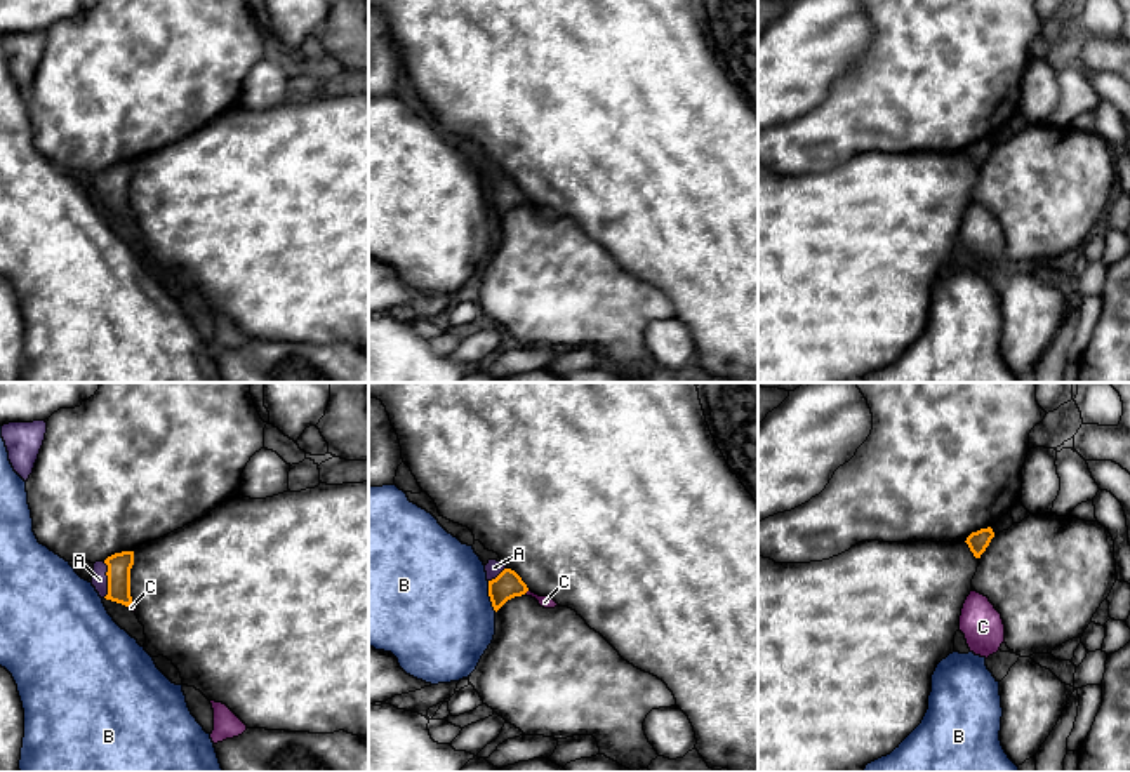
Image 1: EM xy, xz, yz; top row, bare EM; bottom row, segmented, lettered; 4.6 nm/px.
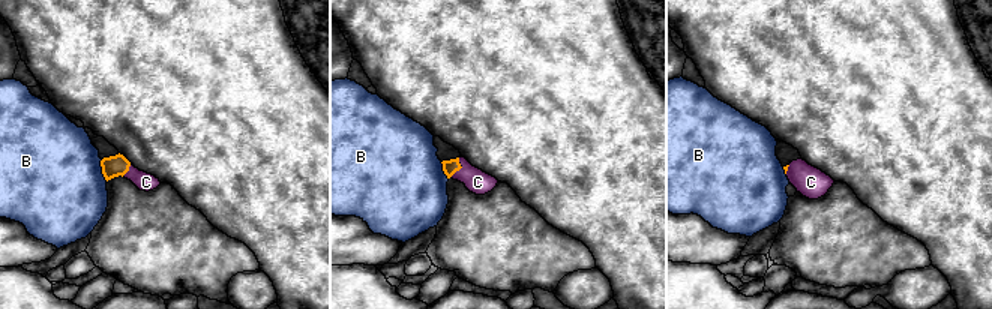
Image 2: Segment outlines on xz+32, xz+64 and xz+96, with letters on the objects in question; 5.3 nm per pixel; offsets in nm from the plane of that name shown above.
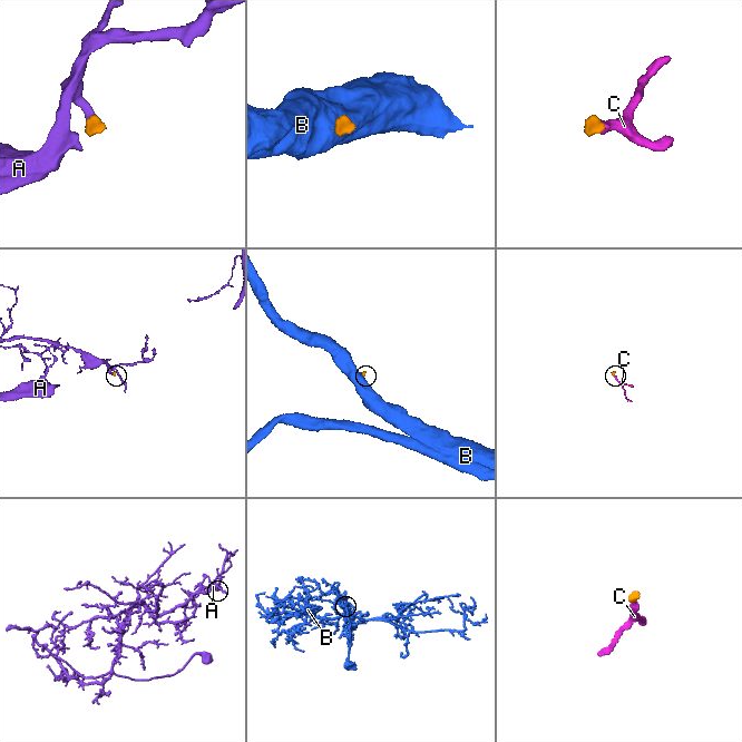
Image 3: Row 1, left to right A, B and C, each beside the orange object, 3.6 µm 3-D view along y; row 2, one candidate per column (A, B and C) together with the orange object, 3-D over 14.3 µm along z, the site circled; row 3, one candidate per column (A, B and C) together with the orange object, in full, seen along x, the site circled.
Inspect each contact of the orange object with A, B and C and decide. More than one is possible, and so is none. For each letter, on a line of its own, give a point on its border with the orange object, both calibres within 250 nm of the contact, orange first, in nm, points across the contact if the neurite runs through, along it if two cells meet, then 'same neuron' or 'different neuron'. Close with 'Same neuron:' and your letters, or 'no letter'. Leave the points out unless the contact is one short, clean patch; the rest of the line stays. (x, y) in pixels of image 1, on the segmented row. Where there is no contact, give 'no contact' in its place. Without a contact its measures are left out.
A: xy (108, 579) | 110/80 nm | across xy (119, 565), (108, 579), (99, 579) | same neuron
B: xz (489, 595) | 130/500 nm | along xz (487, 581), (487, 595), (496, 611) | different neuron
C: xz (525, 592) | 130/50 nm | across xz (508, 585), (525, 592), (545, 602) | same neuron
Same neuron: A, C

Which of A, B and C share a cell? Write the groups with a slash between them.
A C / B

